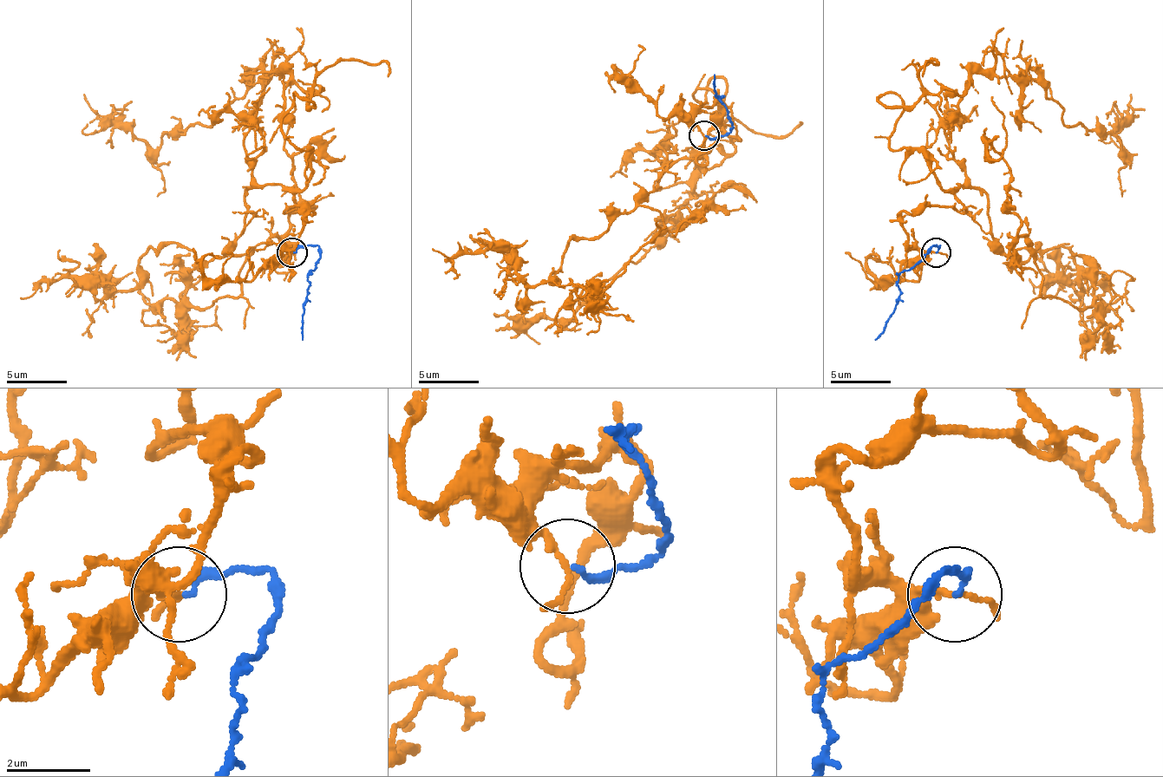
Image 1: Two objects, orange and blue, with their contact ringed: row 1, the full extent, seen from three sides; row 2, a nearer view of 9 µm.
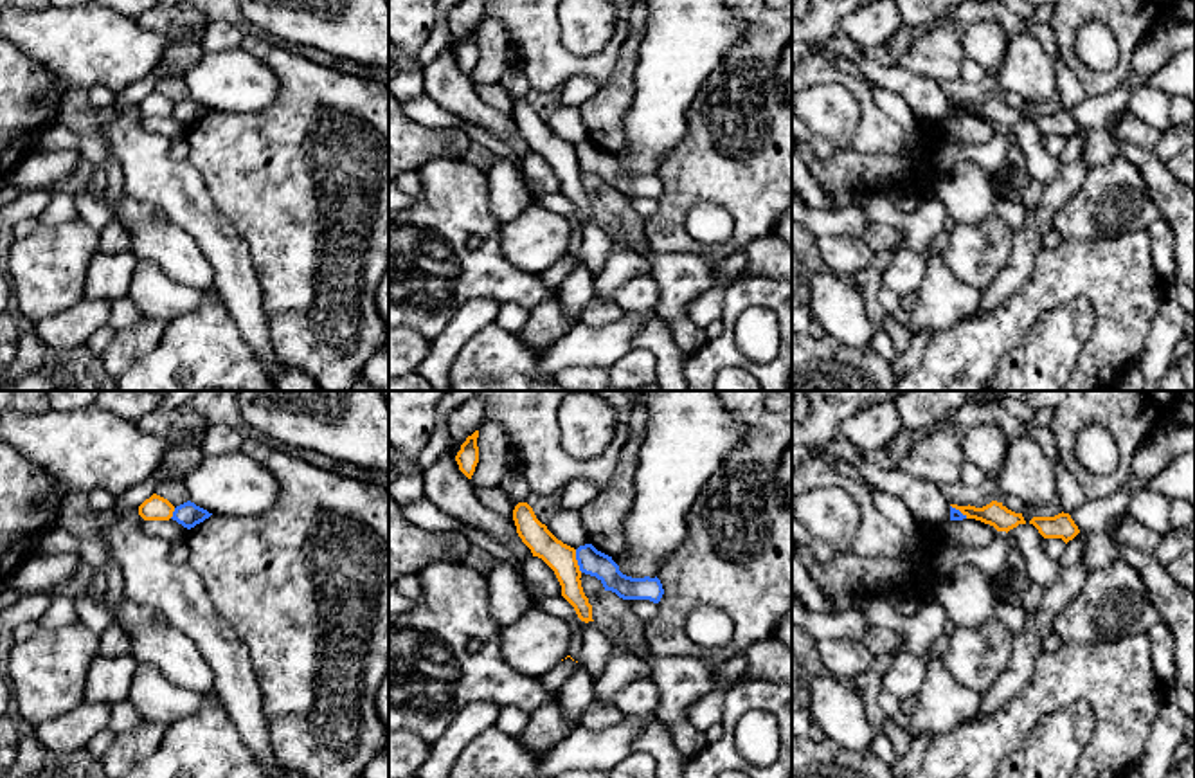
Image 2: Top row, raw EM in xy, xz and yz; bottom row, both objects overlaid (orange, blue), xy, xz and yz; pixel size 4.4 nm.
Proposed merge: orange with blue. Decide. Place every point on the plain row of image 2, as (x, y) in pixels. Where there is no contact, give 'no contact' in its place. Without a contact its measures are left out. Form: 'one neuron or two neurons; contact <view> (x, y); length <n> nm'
two neurons; contact xz (576, 157); length 110 nm

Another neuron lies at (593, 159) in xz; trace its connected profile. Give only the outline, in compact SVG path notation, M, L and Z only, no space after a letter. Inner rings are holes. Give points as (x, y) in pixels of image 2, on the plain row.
M592 140L580 142L576 146L576 157L581 169L596 173L605 187L612 187L623 196L650 196L659 200L664 191L662 180L657 173L626 173L619 167L619 162L612 153L598 148Z

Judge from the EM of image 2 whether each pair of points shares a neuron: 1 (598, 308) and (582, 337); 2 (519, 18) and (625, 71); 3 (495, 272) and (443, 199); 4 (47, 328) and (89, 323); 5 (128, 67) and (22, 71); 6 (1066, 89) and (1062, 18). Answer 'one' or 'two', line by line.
1: two
2: two
3: one
4: one
5: two
6: two

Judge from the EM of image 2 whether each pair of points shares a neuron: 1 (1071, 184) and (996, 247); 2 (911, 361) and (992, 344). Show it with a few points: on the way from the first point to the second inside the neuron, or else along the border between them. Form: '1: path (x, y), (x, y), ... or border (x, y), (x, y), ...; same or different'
1: border (1015, 231), (1008, 262), (999, 271); different
2: border (934, 334), (922, 361), (907, 371); different

